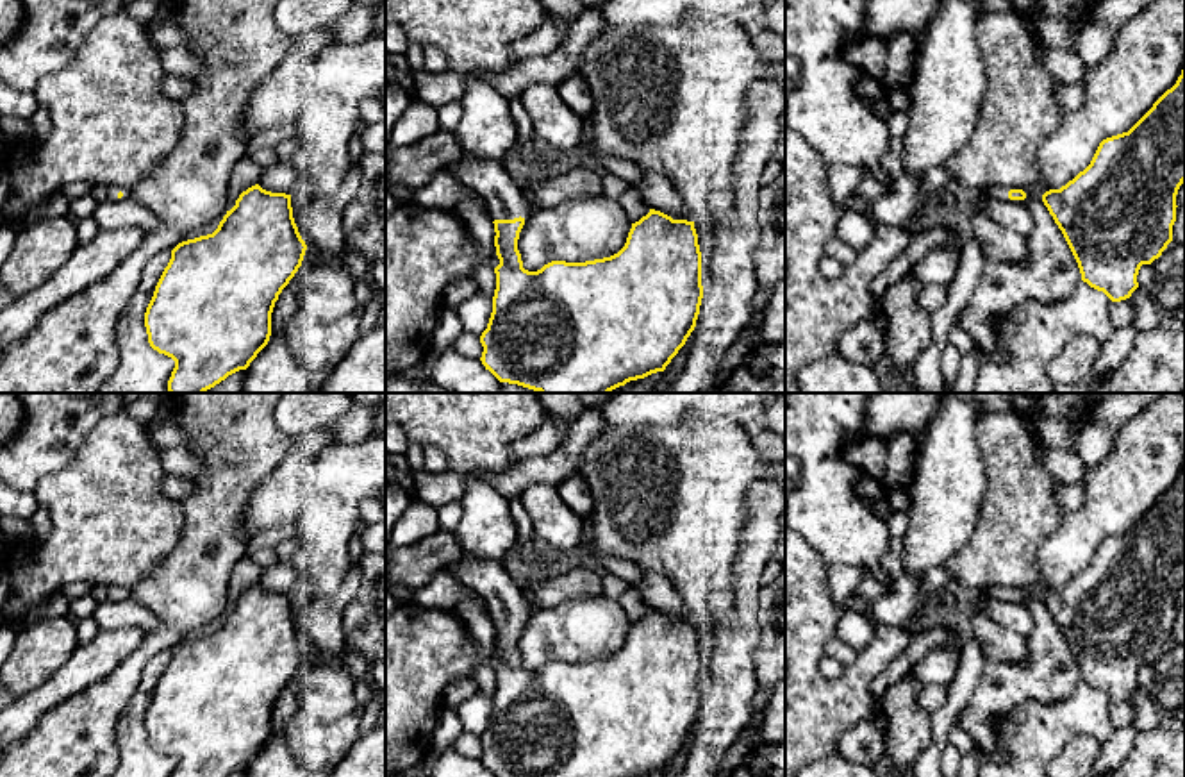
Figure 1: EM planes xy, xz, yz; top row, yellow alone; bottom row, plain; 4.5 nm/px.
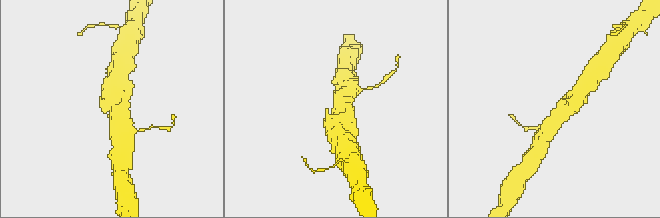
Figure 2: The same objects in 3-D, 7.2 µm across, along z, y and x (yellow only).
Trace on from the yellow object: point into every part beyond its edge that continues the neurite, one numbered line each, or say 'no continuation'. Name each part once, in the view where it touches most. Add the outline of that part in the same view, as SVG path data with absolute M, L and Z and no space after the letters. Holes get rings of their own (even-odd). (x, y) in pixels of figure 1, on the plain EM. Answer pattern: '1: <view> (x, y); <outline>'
1: xz (489, 579); M462 557L457 563L448 564L444 570L452 572L466 588L469 588L473 593L476 593L478 597L482 597L485 600L487 613L493 622L494 620L514 620L514 618L521 616L526 625L530 613L532 613L528 609L526 597L523 593L523 588L519 584L516 584L514 579L509 575L507 566L501 561L482 559L482 557L469 561L466 557ZM523 625L523 629L525 629L525 625ZM521 629L521 632L523 632L523 629ZM519 632L519 636L521 636L521 632Z

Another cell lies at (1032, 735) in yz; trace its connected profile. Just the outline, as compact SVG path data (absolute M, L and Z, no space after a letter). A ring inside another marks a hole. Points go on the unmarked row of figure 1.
M1087 682L1053 704L1023 702L998 725L1001 739L998 747L1005 752L1003 763L992 761L982 750L976 777L1049 777L1048 764L1076 736L1090 736L1099 743L1114 734L1110 722L1112 700Z

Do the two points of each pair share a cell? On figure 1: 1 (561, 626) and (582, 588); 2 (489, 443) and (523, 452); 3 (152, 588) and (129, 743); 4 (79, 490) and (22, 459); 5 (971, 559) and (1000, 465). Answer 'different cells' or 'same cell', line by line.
1: different cells
2: different cells
3: different cells
4: different cells
5: same cell

